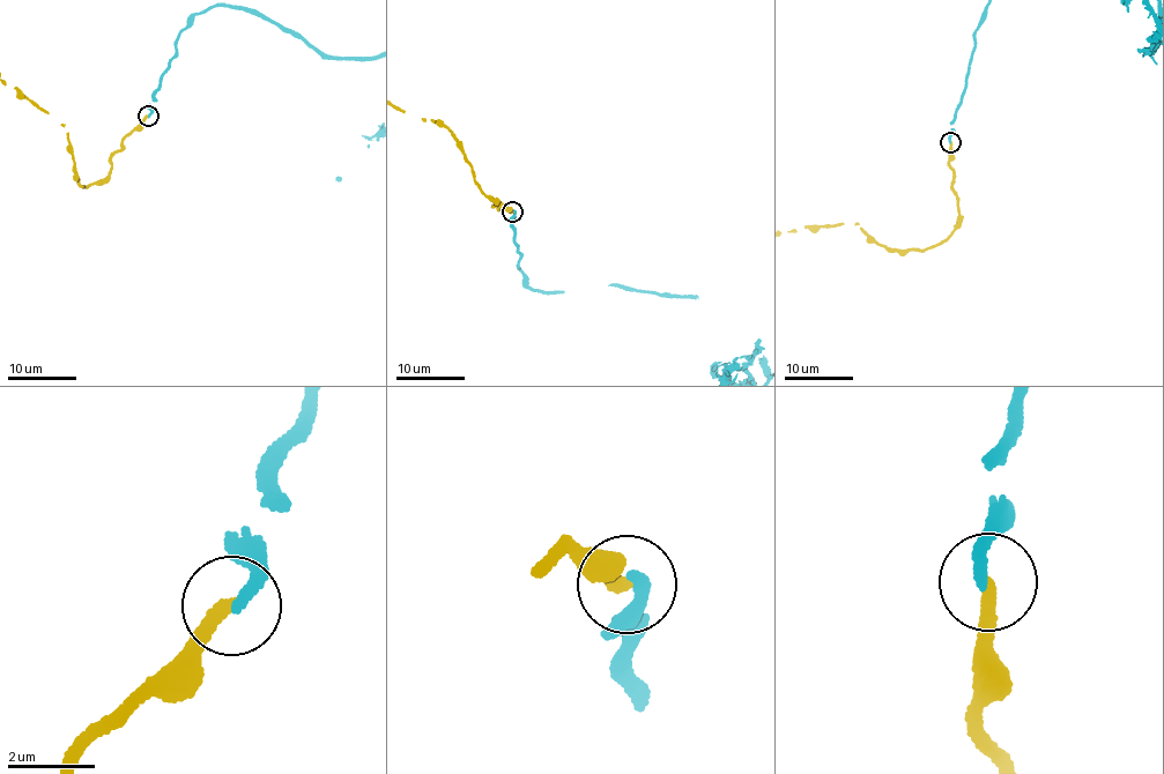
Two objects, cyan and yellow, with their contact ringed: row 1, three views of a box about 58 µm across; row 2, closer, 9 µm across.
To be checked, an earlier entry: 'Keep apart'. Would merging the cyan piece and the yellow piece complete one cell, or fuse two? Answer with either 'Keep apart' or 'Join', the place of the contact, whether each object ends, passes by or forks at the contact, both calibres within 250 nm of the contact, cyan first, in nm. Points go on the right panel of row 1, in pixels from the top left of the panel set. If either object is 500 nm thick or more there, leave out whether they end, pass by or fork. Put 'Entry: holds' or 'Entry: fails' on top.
Entry: holds
Keep apart. Place: (950, 142). At the ring cyan ends. At the ring yellow ends. Thickness 280 nm (cyan) against 320 nm

